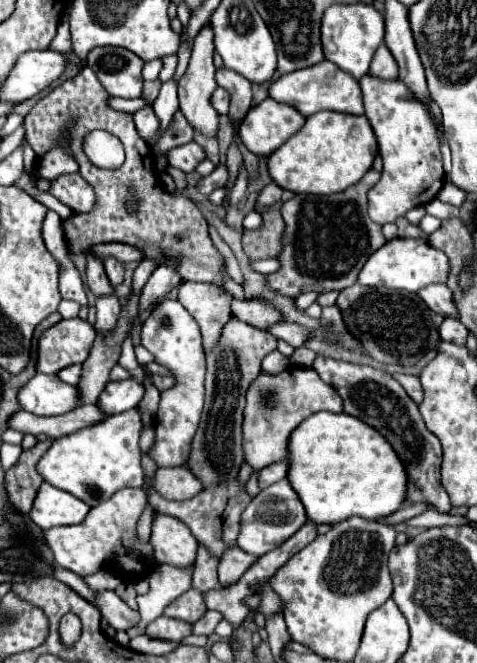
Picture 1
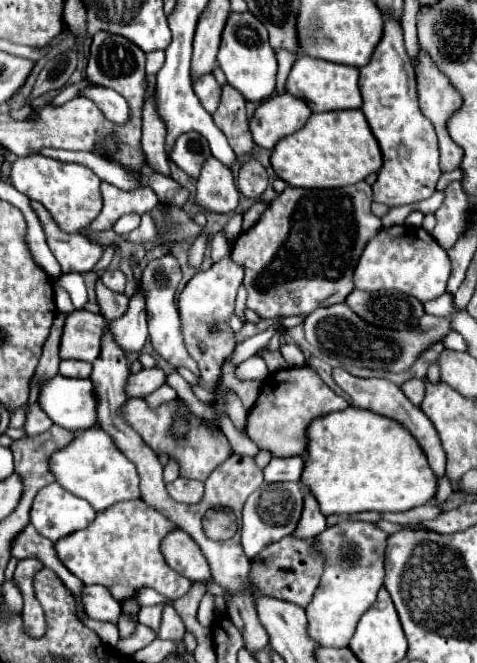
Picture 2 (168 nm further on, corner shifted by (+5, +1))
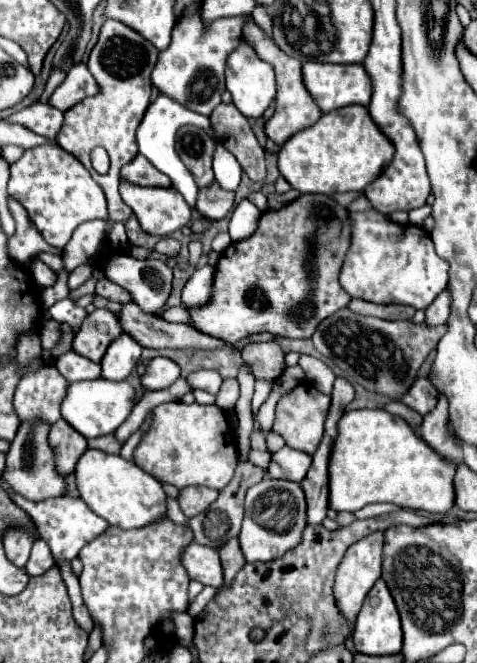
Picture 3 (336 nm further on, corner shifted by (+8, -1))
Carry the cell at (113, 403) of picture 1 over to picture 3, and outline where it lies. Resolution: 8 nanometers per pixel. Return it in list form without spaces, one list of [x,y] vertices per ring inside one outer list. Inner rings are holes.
[[[154,357],[150,361],[150,365],[146,367],[142,381],[142,387],[148,391],[156,391],[156,389],[166,389],[170,387],[176,379],[180,377],[180,365],[174,363],[168,357]]]

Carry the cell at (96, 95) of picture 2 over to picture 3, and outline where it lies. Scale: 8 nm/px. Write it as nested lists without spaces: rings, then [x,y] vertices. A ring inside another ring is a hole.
[[[76,63],[74,67],[70,67],[66,79],[56,87],[56,91],[48,97],[48,105],[60,109],[60,111],[68,111],[72,109],[78,101],[82,101],[88,95],[98,93],[98,85],[94,83],[94,77],[88,71],[88,65]]]

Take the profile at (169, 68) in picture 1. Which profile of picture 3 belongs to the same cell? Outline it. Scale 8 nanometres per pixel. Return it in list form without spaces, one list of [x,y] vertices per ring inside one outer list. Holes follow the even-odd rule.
[[[136,155],[130,163],[121,168],[120,178],[140,187],[170,187],[168,175],[154,169],[144,155]]]

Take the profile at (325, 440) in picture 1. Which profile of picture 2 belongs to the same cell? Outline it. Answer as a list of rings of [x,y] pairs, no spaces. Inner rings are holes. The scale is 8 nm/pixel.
[[[347,407],[345,411],[313,419],[305,429],[305,437],[307,449],[301,455],[305,469],[299,483],[305,493],[317,499],[325,517],[363,511],[407,511],[429,503],[435,495],[437,479],[421,447],[403,425],[387,417]]]

